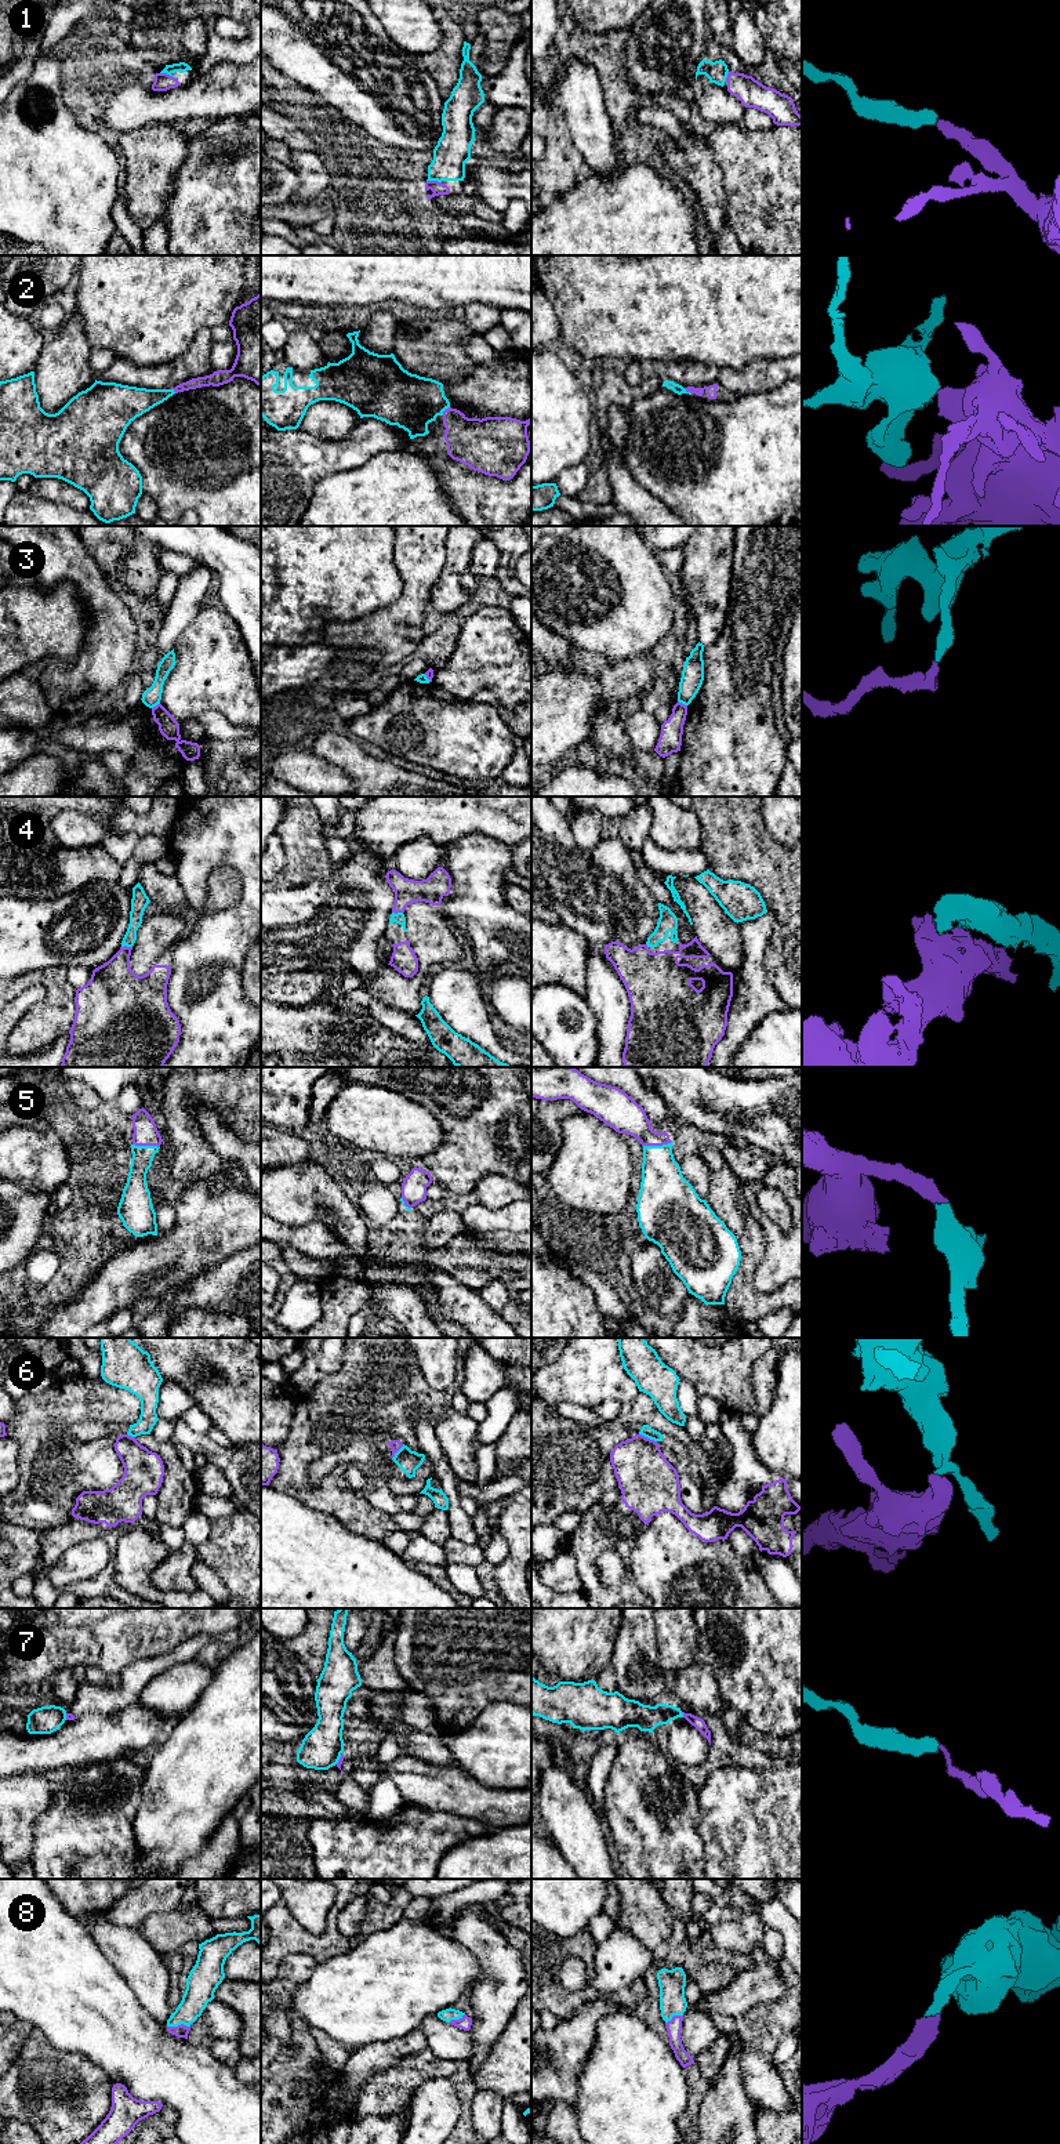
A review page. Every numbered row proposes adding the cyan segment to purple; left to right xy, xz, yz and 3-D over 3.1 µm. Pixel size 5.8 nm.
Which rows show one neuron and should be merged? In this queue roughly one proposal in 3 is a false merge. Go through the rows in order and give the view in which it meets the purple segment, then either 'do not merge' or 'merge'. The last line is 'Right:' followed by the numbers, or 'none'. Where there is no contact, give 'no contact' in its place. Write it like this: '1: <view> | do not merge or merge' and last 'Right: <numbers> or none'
1: xy | merge
2: xz | merge
3: yz | do not merge
4: xy | merge
5: yz | merge
6: yz | do not merge
7: yz | do not merge
8: xy | merge
Right: 1, 2, 4, 5, 8

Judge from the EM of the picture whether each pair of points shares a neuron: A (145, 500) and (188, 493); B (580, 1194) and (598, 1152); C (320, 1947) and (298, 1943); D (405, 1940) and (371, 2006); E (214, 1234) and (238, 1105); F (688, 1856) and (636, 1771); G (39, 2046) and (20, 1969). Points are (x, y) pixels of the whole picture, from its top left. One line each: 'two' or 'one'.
A: two
B: one
C: one
D: one
E: two
F: one
G: two

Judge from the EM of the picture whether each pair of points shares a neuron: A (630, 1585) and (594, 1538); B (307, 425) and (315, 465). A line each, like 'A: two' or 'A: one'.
A: one
B: two

